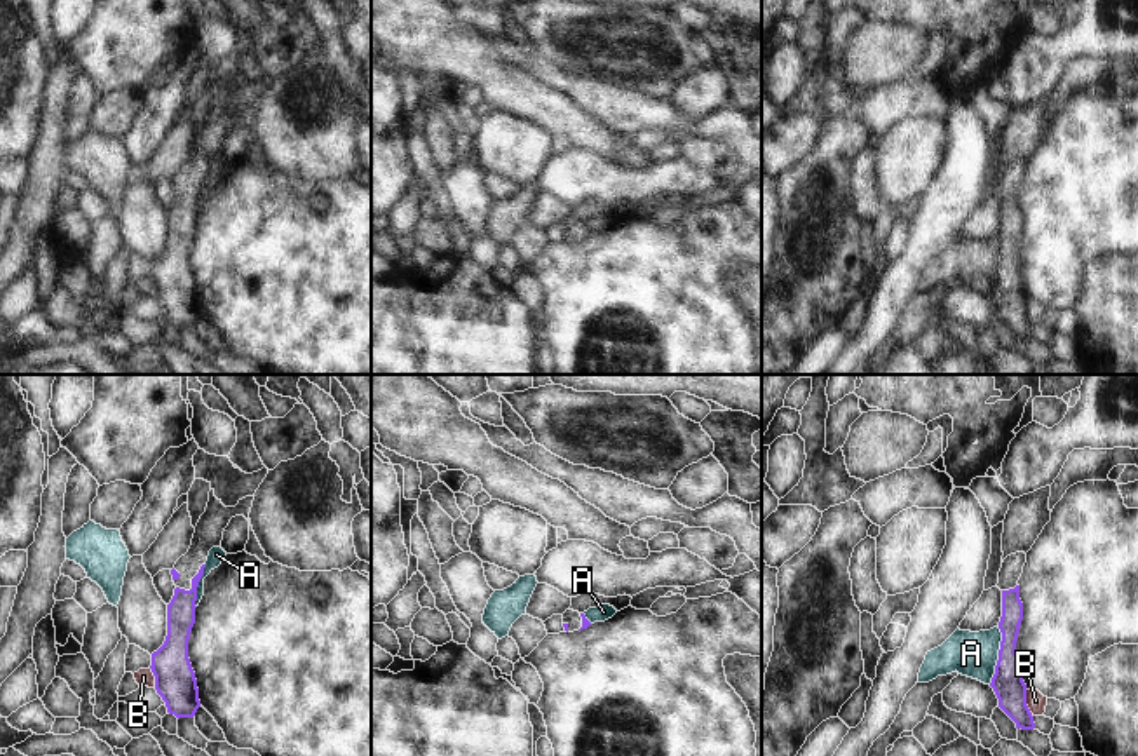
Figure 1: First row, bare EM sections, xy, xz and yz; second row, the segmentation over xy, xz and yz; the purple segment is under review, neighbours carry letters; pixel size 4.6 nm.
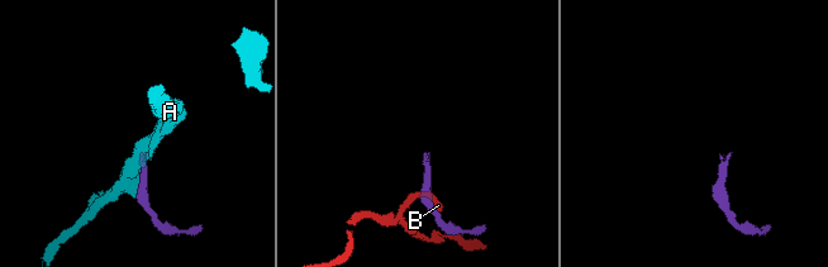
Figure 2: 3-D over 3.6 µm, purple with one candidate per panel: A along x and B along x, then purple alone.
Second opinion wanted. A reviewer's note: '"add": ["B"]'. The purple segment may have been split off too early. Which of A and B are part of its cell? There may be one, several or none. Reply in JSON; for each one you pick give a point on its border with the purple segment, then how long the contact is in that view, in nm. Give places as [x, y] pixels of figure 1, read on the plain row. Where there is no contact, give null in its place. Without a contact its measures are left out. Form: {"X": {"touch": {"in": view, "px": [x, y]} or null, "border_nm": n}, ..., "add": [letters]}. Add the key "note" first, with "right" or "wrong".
{"note": "wrong", "add": []}

